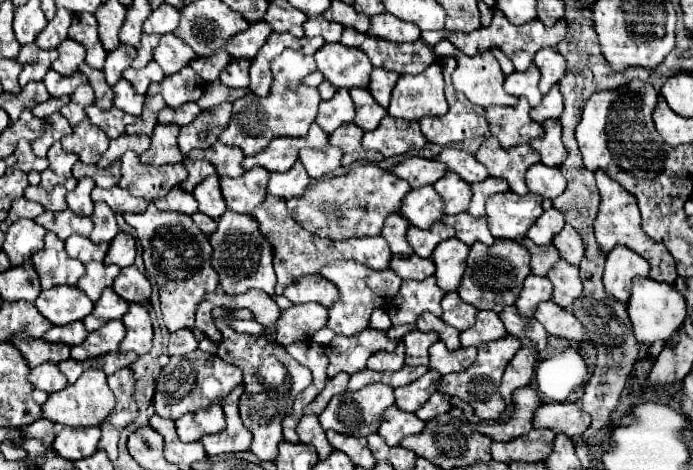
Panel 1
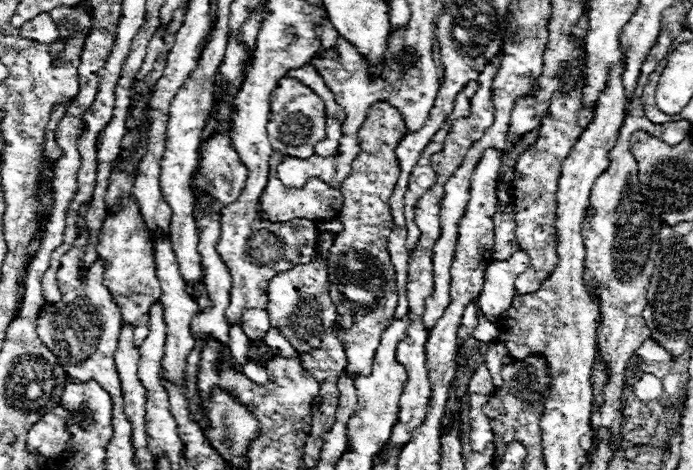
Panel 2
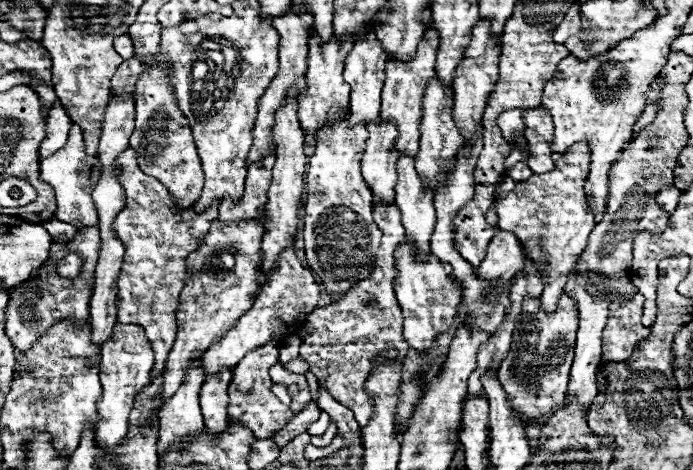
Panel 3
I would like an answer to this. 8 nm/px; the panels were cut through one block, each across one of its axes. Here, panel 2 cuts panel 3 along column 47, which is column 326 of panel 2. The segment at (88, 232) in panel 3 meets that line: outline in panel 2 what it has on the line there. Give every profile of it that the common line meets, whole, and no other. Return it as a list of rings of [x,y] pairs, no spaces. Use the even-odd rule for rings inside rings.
[[[314,258],[312,264],[300,264],[288,272],[272,278],[268,284],[268,308],[270,326],[278,328],[298,354],[320,348],[320,336],[332,328],[336,320],[336,306],[328,296],[328,264]]]

